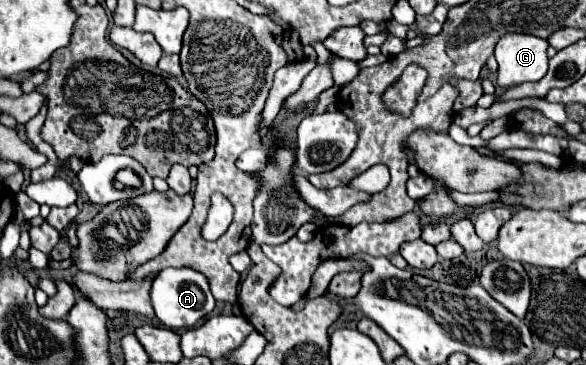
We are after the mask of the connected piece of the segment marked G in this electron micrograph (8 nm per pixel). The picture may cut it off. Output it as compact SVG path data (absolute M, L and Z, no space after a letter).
M526 33L504 35L494 51L498 61L498 85L512 87L526 81L540 81L548 71L546 49L546 39Z

